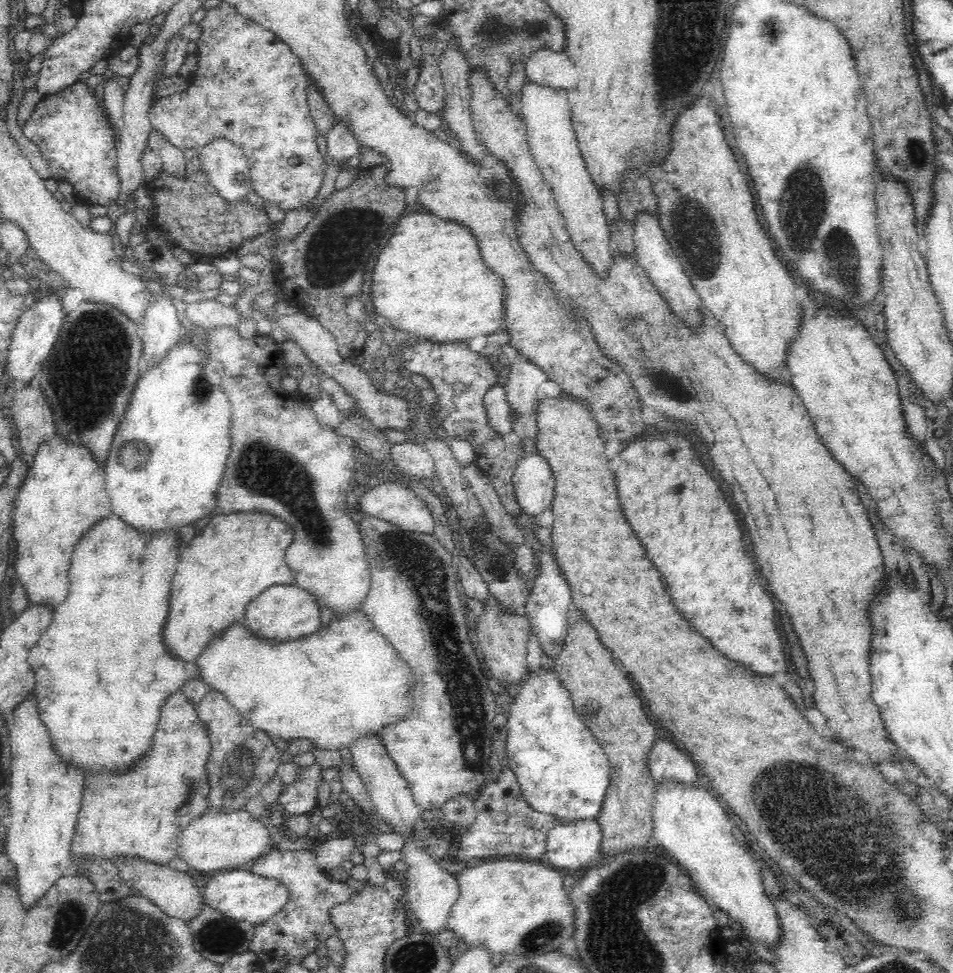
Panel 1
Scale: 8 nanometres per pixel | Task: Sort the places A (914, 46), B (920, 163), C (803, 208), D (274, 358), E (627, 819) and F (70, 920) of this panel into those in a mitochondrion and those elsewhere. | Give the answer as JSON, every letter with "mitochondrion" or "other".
{"A":"other","B":"mitochondrion","C":"mitochondrion","D":"other","E":"other","F":"mitochondrion"}

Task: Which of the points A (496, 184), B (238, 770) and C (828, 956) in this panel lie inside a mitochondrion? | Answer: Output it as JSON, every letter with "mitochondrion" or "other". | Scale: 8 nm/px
{"A":"mitochondrion","B":"mitochondrion","C":"other"}

